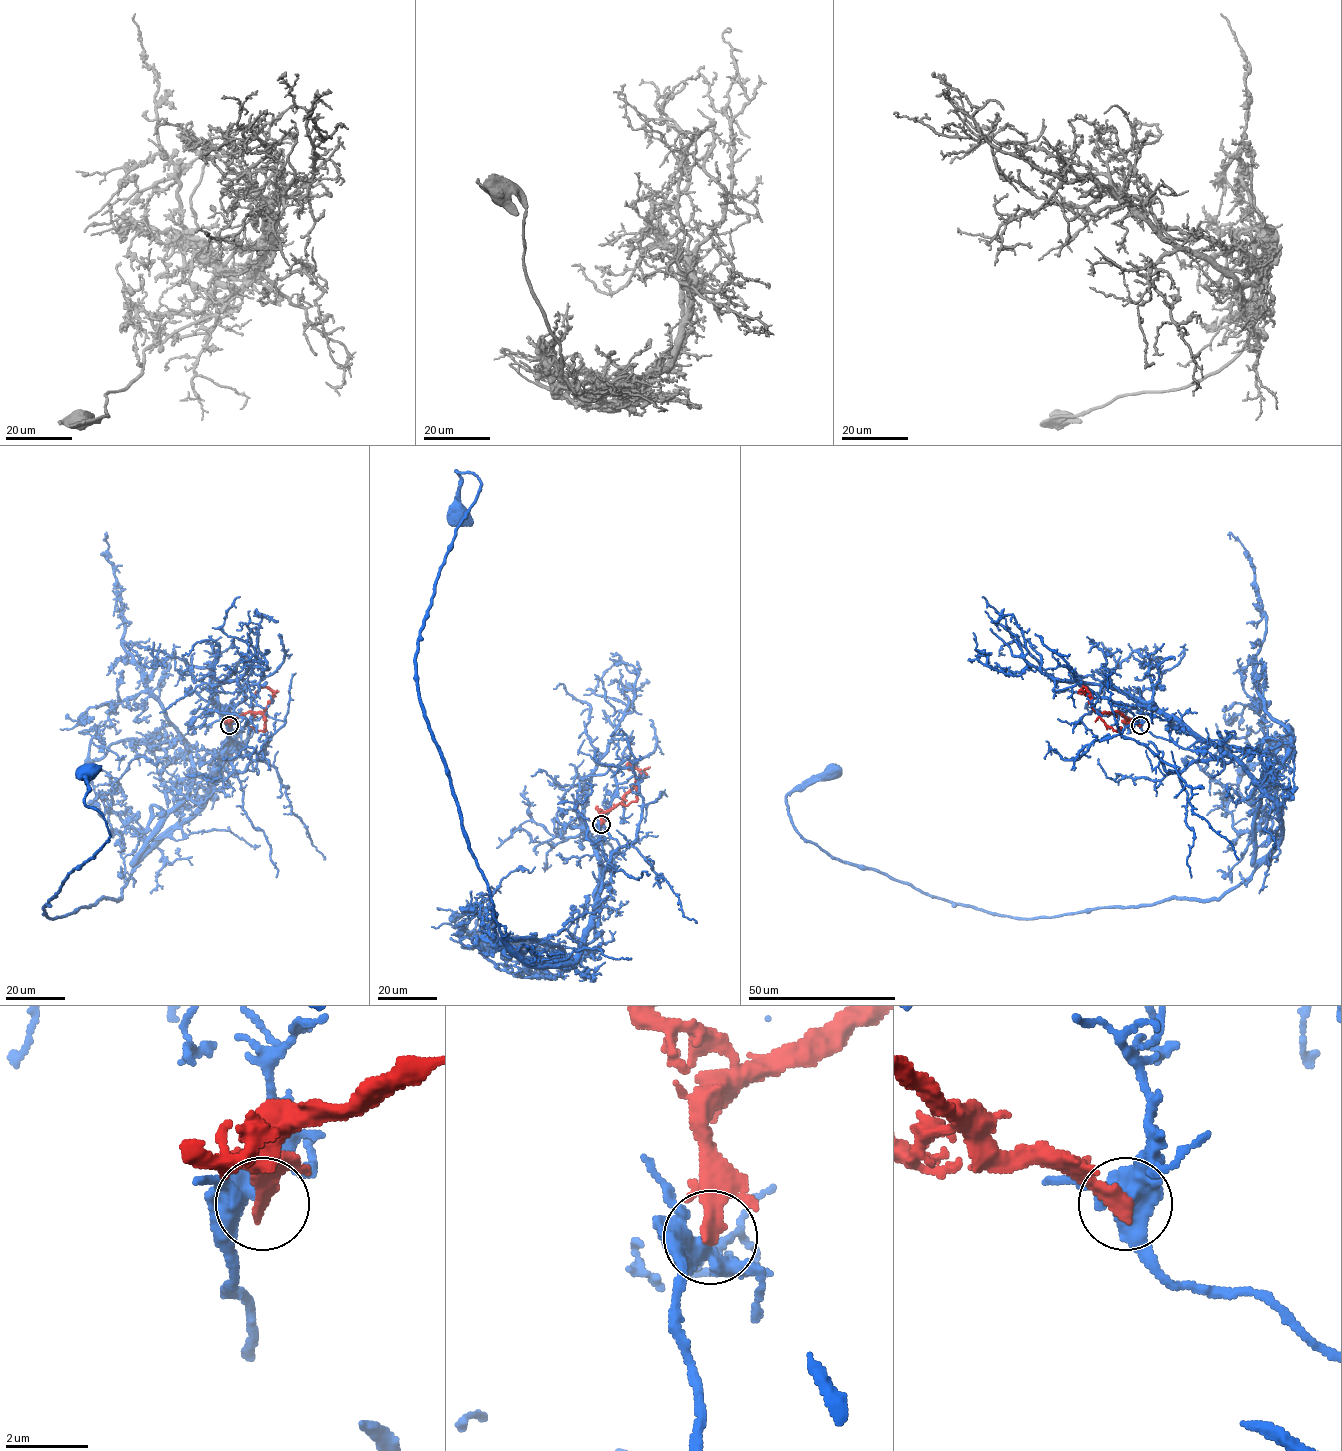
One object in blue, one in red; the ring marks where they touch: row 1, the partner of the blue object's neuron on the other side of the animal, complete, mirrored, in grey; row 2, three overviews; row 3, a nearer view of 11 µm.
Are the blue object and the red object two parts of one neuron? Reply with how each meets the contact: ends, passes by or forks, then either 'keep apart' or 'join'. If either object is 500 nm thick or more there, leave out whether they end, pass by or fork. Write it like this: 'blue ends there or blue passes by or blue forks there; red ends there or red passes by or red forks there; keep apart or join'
blue passes by; red ends there; keep apart

